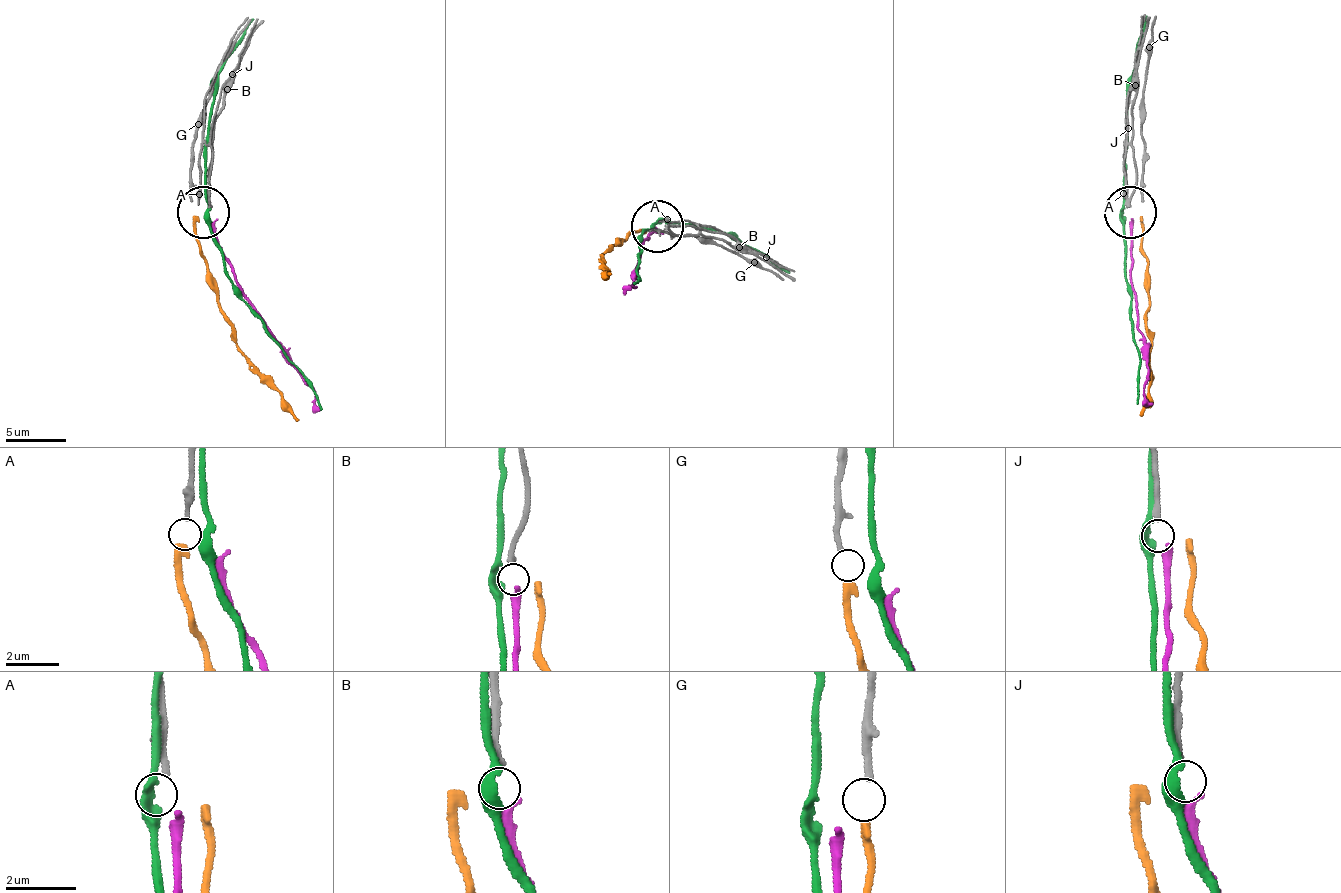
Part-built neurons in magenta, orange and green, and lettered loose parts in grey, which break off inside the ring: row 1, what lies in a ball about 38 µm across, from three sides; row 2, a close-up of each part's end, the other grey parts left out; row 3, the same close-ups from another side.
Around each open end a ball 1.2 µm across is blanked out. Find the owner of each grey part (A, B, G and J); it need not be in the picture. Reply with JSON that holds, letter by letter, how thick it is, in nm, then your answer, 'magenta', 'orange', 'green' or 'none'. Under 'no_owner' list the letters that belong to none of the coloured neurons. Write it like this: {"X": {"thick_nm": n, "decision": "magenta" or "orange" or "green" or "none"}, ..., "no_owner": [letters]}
{"A": {"thick_nm": 200, "decision": "none"}, "B": {"thick_nm": 190, "decision": "magenta"}, "G": {"thick_nm": 190, "decision": "orange"}, "J": {"thick_nm": 170, "decision": "none"}, "no_owner": ["A", "J"]}

